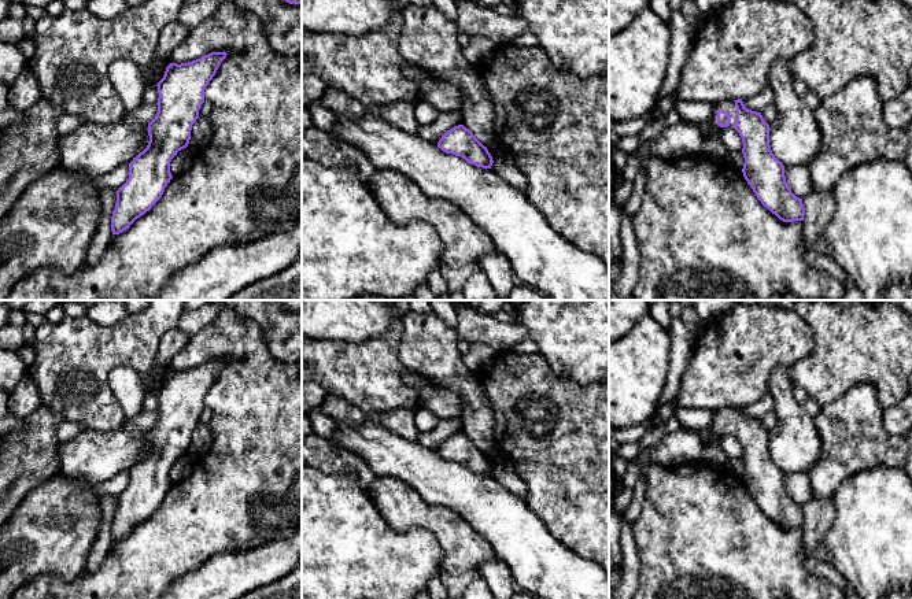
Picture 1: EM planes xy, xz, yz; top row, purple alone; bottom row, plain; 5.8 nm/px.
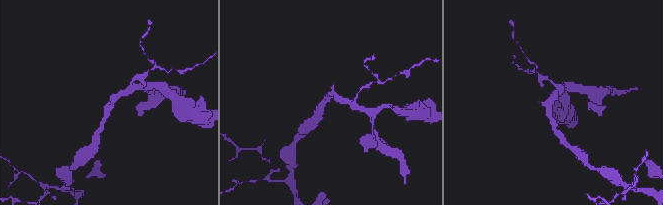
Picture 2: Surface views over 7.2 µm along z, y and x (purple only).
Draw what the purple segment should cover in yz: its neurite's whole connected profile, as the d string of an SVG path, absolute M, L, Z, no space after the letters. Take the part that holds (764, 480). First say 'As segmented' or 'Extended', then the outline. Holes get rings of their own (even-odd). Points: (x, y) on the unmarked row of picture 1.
Extended. M742 406L723 407L713 410L710 429L713 439L704 445L701 462L723 469L727 456L719 447L717 439L721 435L734 435L743 450L742 480L757 506L783 529L804 528L802 506L789 495L784 473L771 458L769 432L761 419L747 417Z

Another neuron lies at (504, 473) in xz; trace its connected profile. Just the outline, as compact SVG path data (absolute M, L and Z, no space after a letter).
M501 455L498 458L491 477L513 495L525 499L528 491L527 484L514 470L512 461L509 461L506 456Z

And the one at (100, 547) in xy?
M112 495L103 496L100 499L100 511L101 511L101 524L99 528L97 537L92 544L88 562L86 562L86 572L93 573L96 572L103 561L106 559L111 546L111 524L117 510L117 498Z

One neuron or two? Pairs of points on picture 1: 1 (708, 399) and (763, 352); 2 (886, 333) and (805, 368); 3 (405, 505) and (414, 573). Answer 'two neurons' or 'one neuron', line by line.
1: one neuron
2: one neuron
3: two neurons

